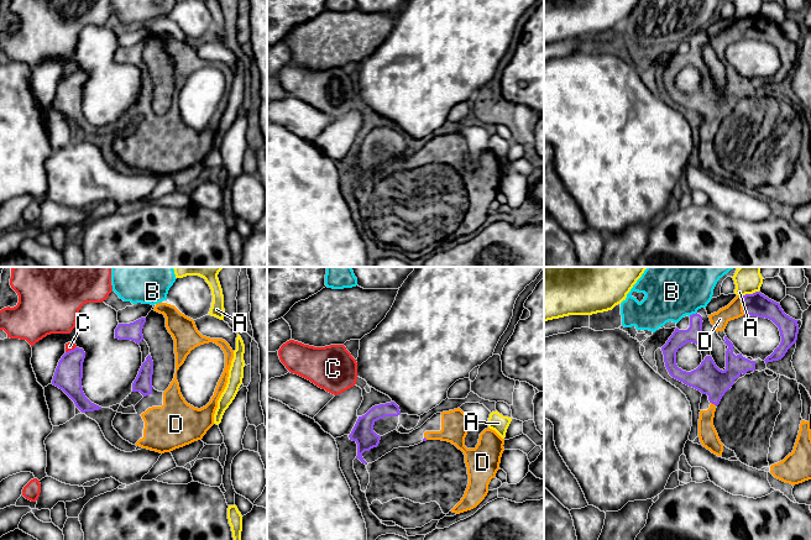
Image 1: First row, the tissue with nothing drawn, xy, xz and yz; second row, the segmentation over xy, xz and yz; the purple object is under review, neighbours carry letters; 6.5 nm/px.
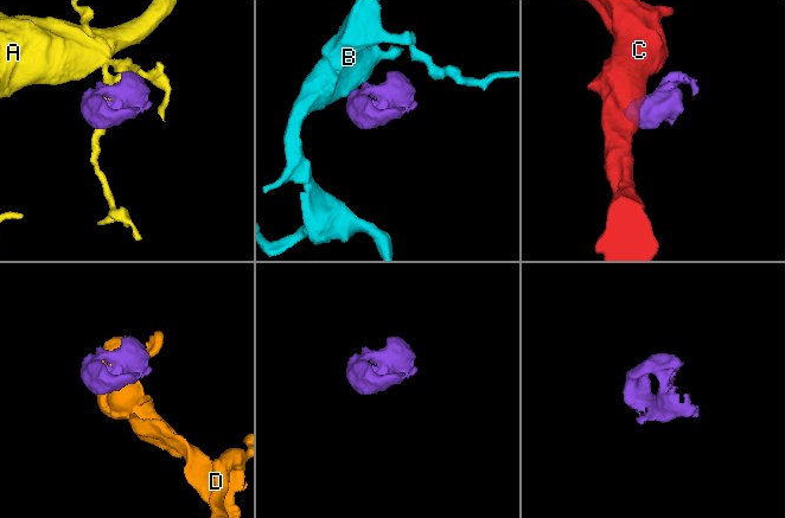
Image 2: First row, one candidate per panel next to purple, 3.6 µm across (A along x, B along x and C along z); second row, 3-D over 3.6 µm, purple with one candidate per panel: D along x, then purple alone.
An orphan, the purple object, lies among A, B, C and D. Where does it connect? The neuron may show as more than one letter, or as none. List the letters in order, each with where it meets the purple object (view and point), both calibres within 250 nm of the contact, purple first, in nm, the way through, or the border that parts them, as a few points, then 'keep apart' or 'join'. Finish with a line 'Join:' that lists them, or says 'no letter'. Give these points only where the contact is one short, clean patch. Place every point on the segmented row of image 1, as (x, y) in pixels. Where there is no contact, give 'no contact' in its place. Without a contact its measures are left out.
A: meets purple in yz at (751, 294); 160 nm thick on the purple side, 180 nm on the other; border along yz (758, 291), (743, 295); keep apart
B: meets purple in yz at (692, 314); 110 nm thick on the purple side, 460 nm on the other; border along yz (696, 312), (689, 315); keep apart
C: meets purple in xy at (71, 350); 180 nm thick on the purple side, 50 nm on the other; border along xy (76, 346), (66, 352); keep apart
D: meets purple in yz at (743, 305); 160 nm thick on the purple side, 110 nm on the other; join
Join: D

